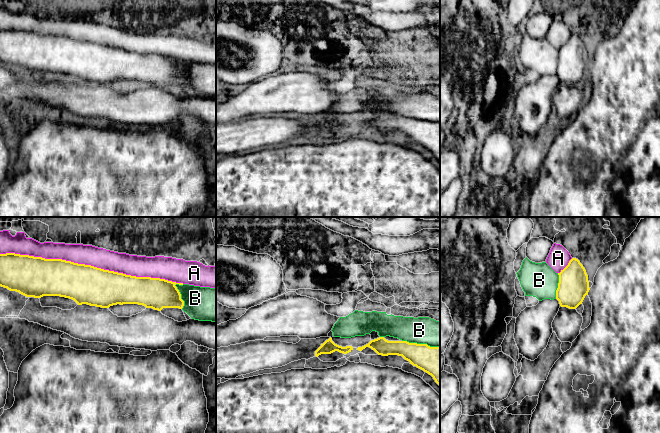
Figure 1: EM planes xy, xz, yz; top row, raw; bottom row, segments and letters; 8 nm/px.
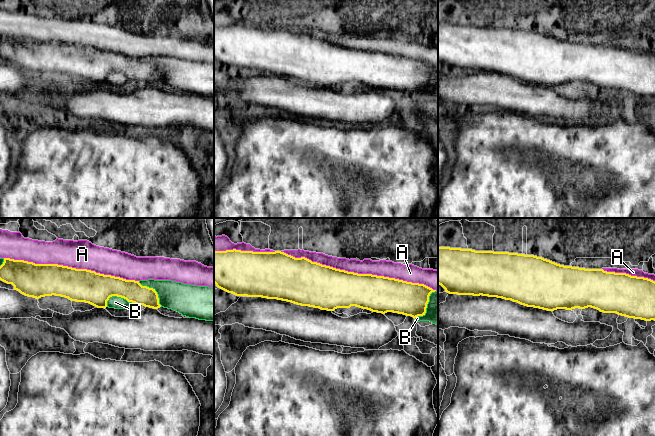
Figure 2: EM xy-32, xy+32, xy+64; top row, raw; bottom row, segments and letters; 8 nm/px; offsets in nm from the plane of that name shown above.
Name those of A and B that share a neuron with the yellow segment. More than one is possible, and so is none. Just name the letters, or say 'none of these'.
none of these

